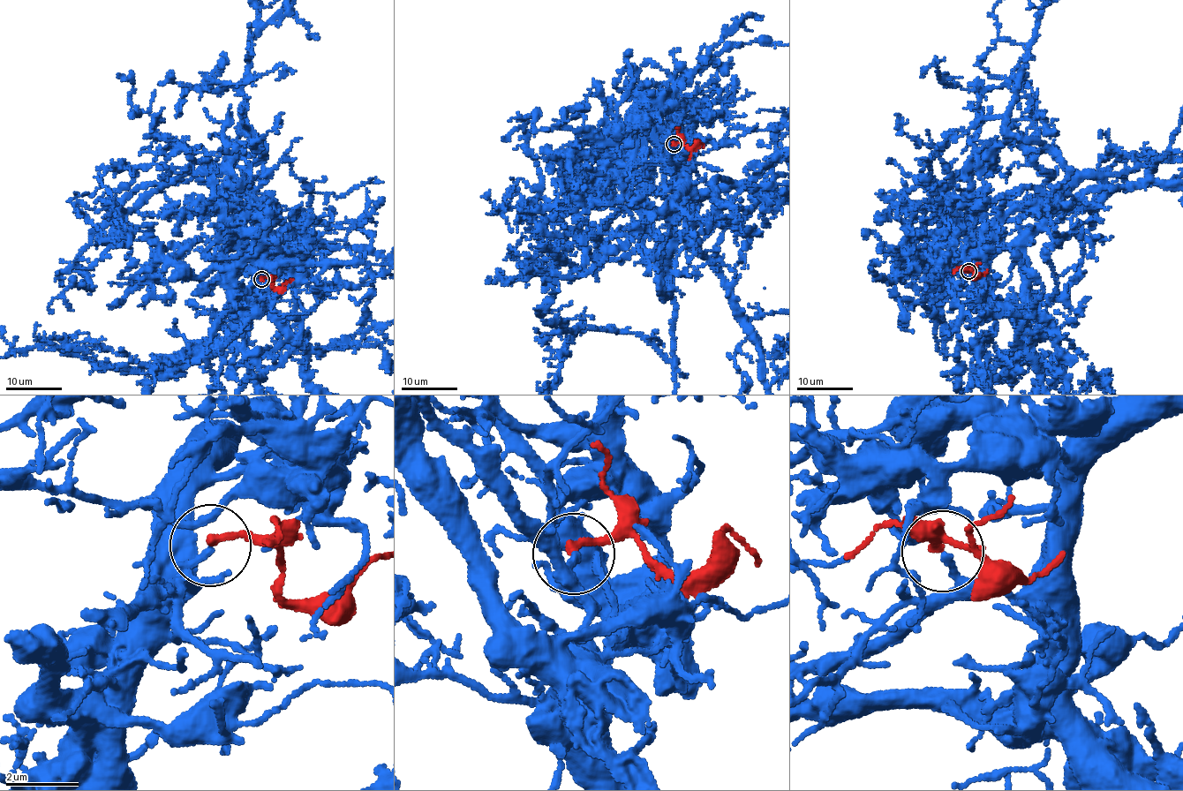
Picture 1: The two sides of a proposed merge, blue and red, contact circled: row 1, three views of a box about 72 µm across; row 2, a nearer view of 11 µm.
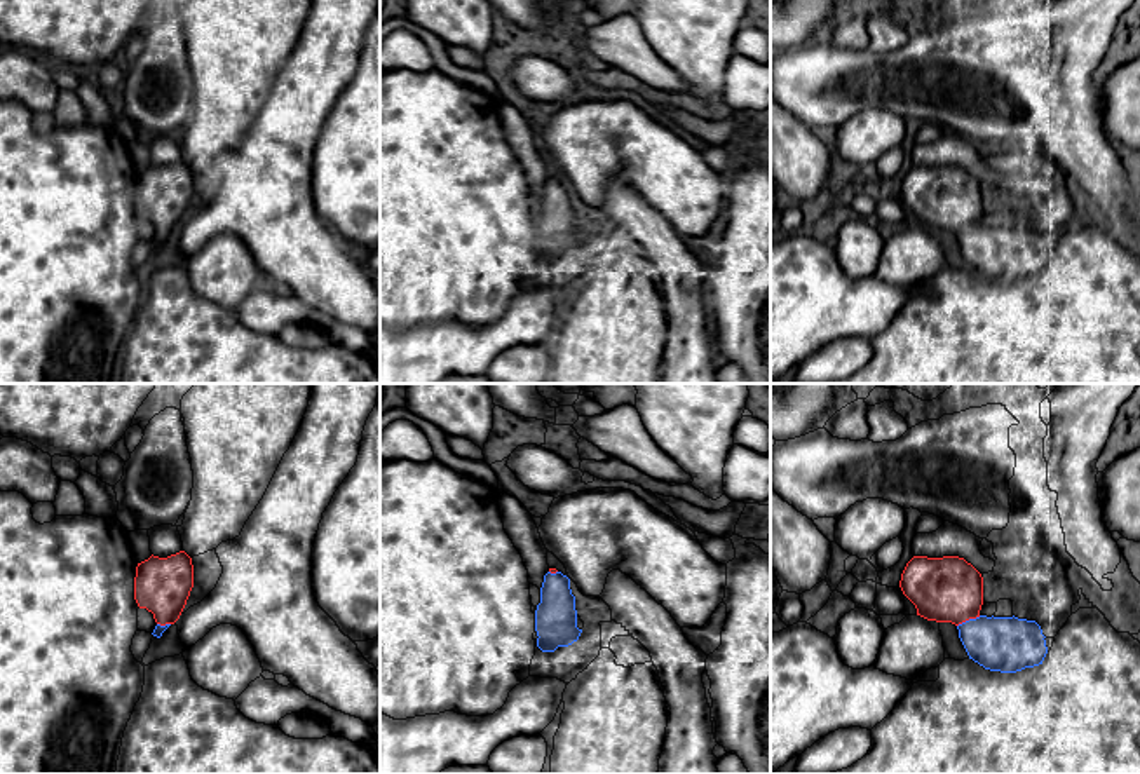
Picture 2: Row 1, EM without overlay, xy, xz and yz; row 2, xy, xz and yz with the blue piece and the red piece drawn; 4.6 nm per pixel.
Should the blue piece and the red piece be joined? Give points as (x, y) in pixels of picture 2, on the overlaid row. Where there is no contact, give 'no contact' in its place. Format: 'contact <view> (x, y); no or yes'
contact yz (970, 619); yes

